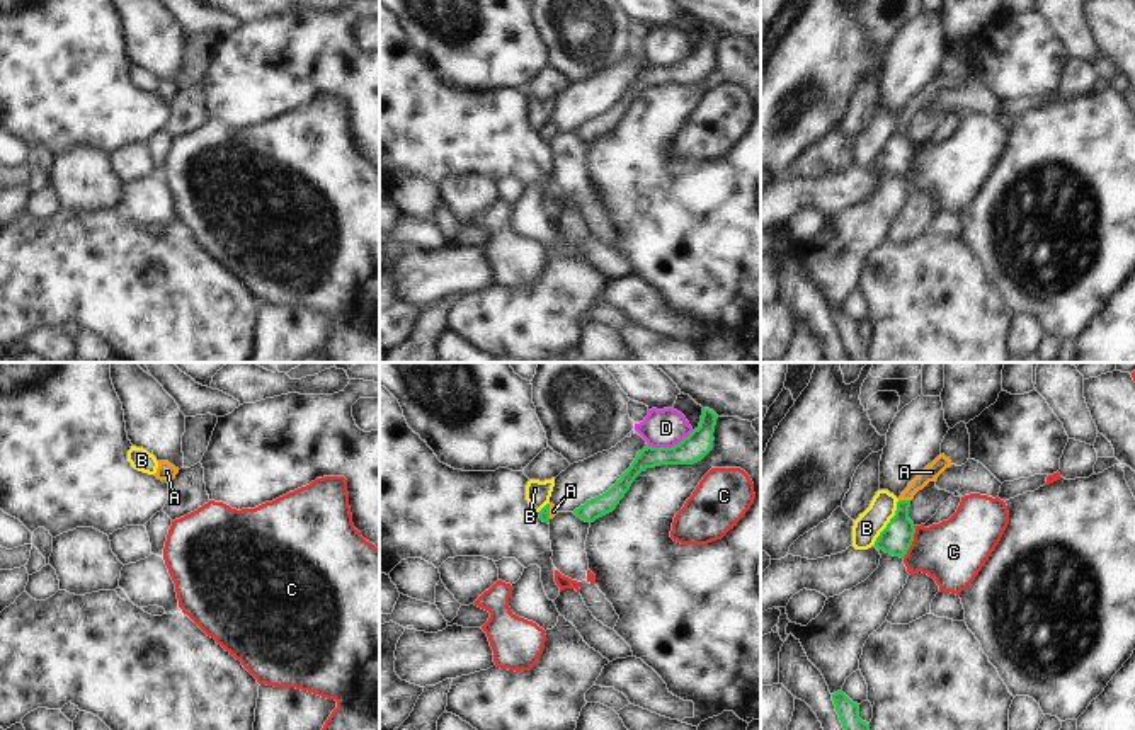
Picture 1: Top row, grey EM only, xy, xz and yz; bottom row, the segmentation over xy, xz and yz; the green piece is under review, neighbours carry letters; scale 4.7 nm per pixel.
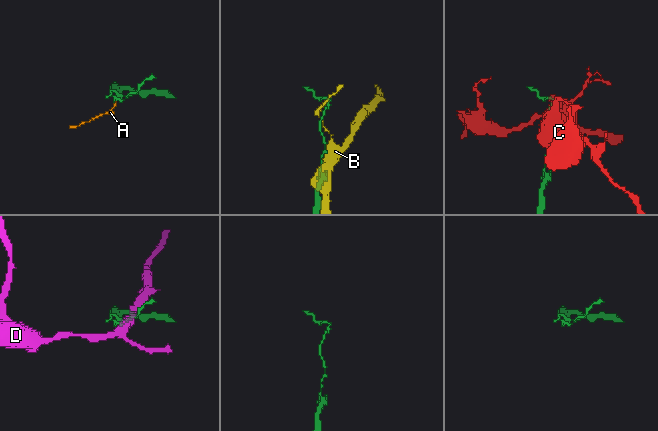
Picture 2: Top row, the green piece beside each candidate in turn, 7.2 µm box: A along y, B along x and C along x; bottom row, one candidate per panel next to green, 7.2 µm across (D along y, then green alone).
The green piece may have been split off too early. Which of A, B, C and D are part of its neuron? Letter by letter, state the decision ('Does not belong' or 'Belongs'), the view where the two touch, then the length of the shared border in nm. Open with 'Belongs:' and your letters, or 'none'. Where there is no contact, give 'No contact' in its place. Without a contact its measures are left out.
Belongs: A
A: Belongs. Touches green in yz. Shared border 60 nm
B: Does not belong. Touches green in yz. Shared border 240 nm
C: Does not belong. Touches green in yz. Shared border 160 nm
D: Does not belong. Touches green in xz. Shared border 220 nm.

